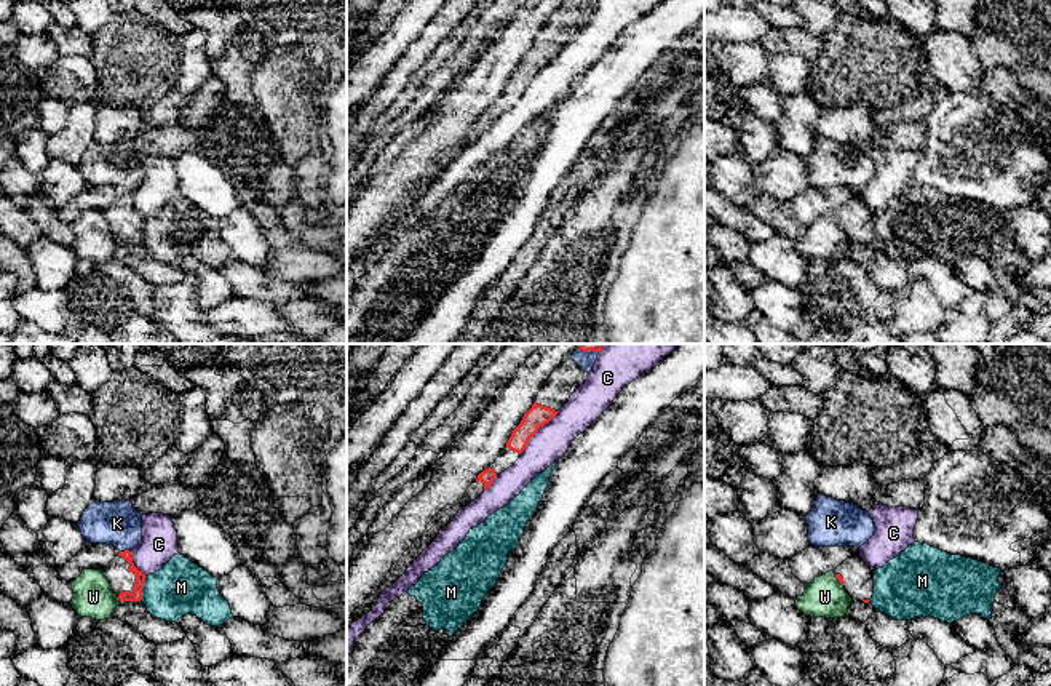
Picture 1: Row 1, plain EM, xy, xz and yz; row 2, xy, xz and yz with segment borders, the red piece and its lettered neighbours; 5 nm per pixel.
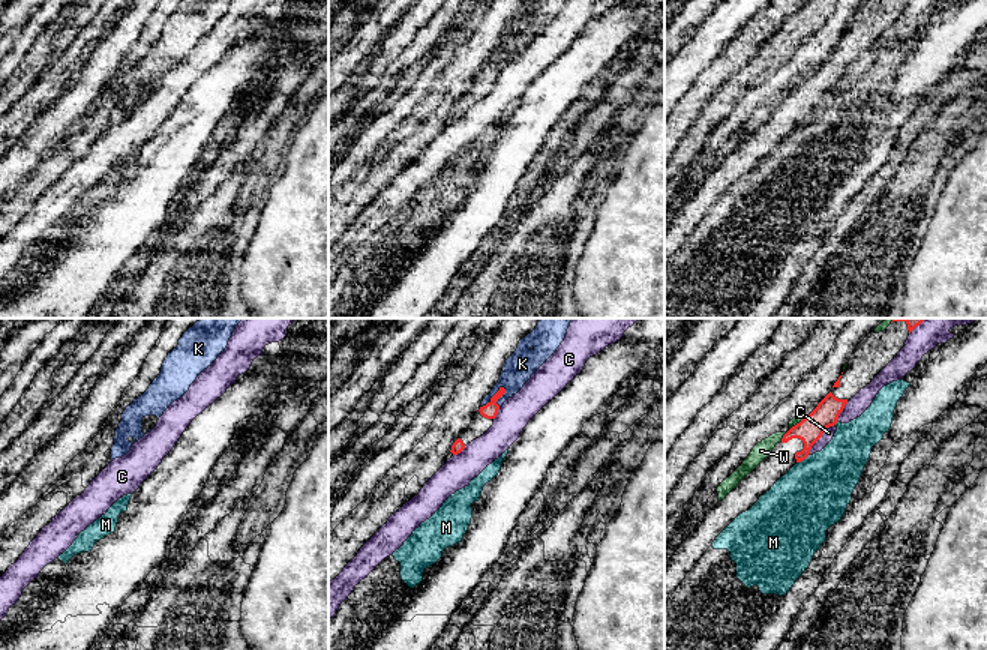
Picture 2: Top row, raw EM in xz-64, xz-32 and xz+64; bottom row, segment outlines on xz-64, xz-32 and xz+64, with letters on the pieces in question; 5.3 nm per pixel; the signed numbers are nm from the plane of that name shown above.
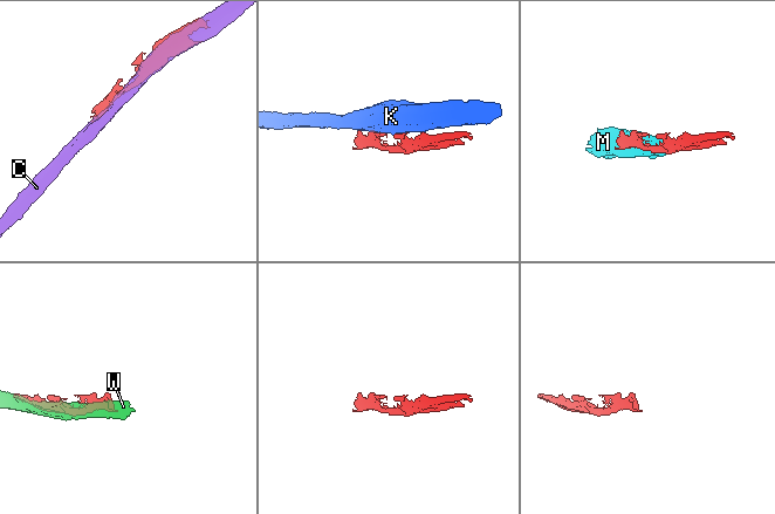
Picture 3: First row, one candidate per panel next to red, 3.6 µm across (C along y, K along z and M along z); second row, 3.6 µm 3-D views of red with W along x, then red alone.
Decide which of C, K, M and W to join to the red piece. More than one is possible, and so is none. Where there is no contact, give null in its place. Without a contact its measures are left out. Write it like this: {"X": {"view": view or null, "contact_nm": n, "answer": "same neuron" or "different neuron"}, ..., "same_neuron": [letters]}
{"C": {"view": "xz", "contact_nm": 300, "answer": "different neuron"}, "K": {"view": "xy", "contact_nm": 50, "answer": "different neuron"}, "M": {"view": "xy", "contact_nm": 130, "answer": "different neuron"}, "W": {"view": "xy", "contact_nm": 30, "answer": "different neuron"}, "same_neuron": []}

